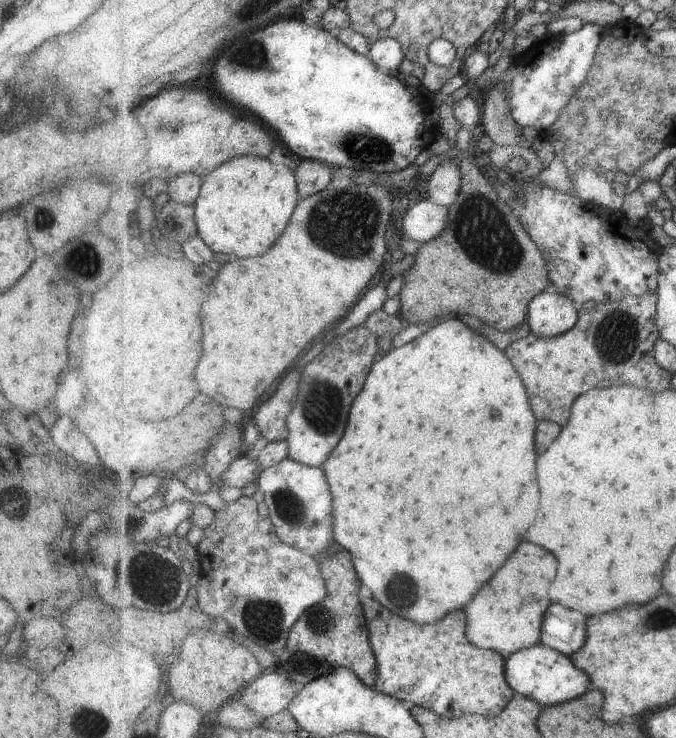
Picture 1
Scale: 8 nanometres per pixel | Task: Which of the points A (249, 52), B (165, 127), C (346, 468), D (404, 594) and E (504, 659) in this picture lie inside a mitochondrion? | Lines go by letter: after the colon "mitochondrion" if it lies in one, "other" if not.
A: mitochondrion
B: mitochondrion
C: other
D: mitochondrion
E: other

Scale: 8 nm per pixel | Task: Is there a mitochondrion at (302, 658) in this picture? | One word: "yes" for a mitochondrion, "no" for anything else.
yes

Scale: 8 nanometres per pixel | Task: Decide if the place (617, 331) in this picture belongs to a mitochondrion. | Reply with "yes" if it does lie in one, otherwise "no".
yes

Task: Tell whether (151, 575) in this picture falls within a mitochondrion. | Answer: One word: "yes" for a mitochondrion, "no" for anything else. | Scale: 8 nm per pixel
yes

